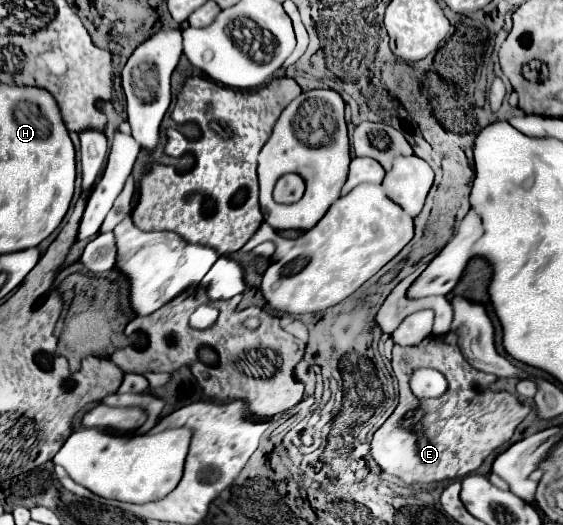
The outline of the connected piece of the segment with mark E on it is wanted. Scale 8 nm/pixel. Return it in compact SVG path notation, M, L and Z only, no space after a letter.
M449 334L449 340L445 336L429 336L415 348L393 346L391 366L399 380L399 390L407 388L413 368L419 366L437 368L449 382L449 390L437 400L399 396L397 408L371 438L371 456L377 466L405 484L453 480L477 470L493 450L509 442L517 424L531 410L509 392L493 392L489 386L497 376L475 370L461 356L453 334Z

